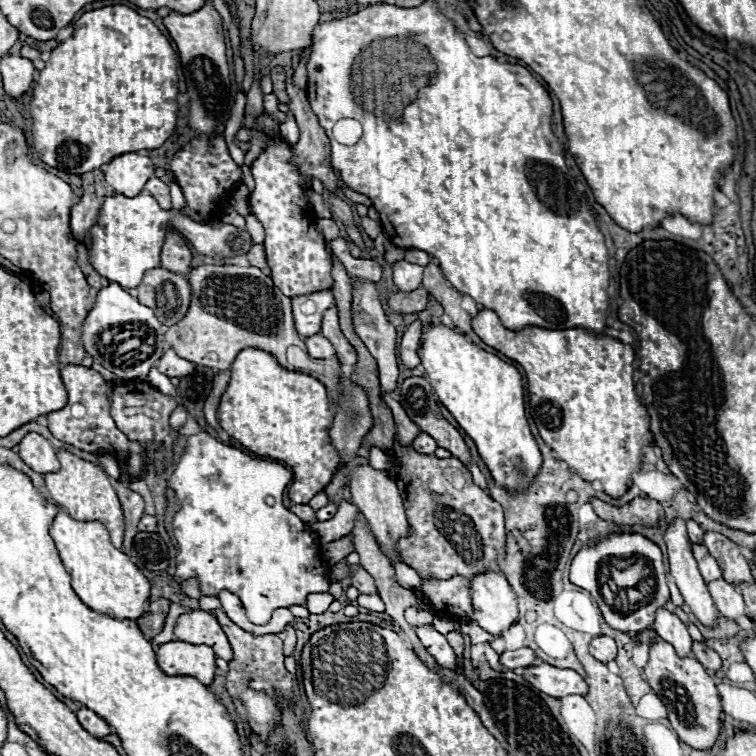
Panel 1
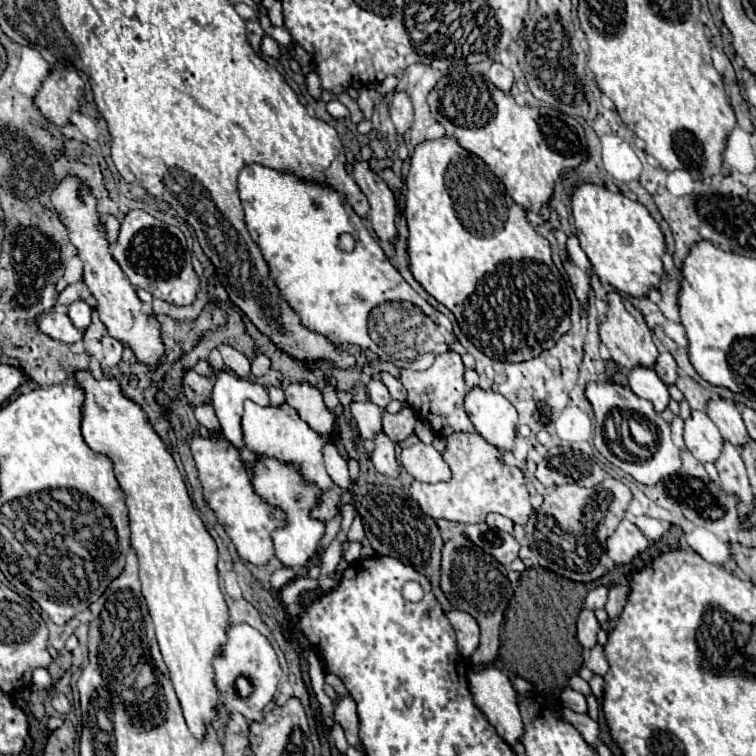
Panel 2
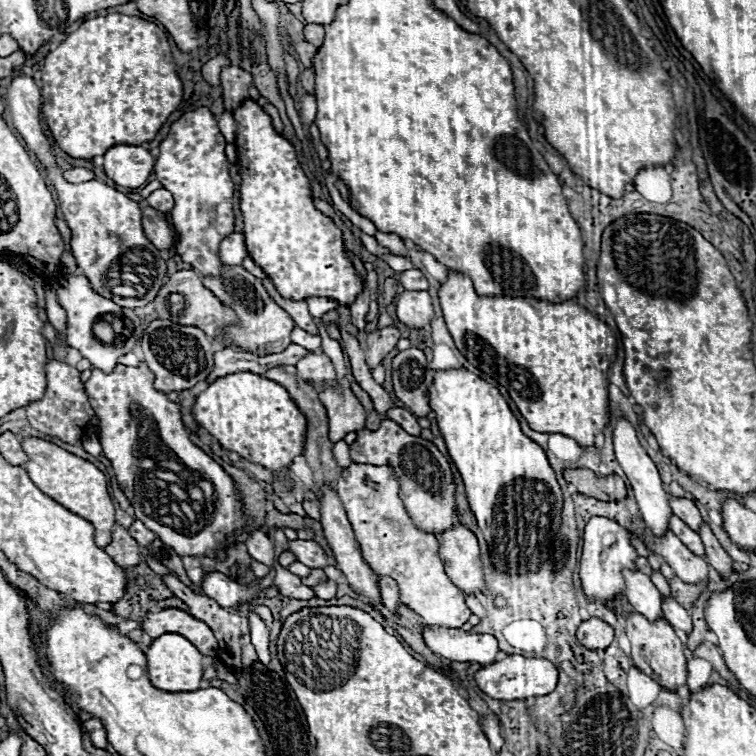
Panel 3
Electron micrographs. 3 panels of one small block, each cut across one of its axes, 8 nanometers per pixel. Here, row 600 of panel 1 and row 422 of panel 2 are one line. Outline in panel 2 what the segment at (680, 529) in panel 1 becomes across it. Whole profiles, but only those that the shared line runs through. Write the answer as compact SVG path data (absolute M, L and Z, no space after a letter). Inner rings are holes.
M706 412L690 414L690 418L684 422L684 440L686 440L686 448L702 464L716 462L724 448L724 438Z

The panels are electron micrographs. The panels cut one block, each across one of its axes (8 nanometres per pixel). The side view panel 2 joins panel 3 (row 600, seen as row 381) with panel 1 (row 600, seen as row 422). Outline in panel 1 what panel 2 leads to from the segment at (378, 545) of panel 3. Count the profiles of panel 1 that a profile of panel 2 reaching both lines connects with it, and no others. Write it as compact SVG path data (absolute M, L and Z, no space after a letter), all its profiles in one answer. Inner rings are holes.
M460 576L450 580L422 580L420 594L442 618L464 618L472 612L470 590Z

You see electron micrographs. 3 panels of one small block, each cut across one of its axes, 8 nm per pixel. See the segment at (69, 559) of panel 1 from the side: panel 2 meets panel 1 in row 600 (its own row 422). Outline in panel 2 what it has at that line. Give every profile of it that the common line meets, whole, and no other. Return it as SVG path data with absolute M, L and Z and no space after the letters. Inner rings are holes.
M80 370L76 374L76 384L86 392L84 400L84 420L82 420L82 436L86 444L98 452L108 456L114 462L114 472L122 492L126 494L128 506L128 522L130 522L130 542L140 560L140 582L142 596L146 598L148 612L152 616L156 638L160 644L160 652L168 666L170 678L176 688L176 696L182 704L186 724L196 740L206 738L204 726L214 726L216 722L226 724L230 714L226 706L220 702L220 694L214 684L214 668L212 660L220 654L220 648L226 644L228 632L228 606L218 582L218 548L214 538L208 534L204 522L196 514L192 506L192 498L186 490L184 478L168 452L166 444L154 432L148 418L144 420L144 410L130 400L120 384L112 378L96 380L88 370Z

